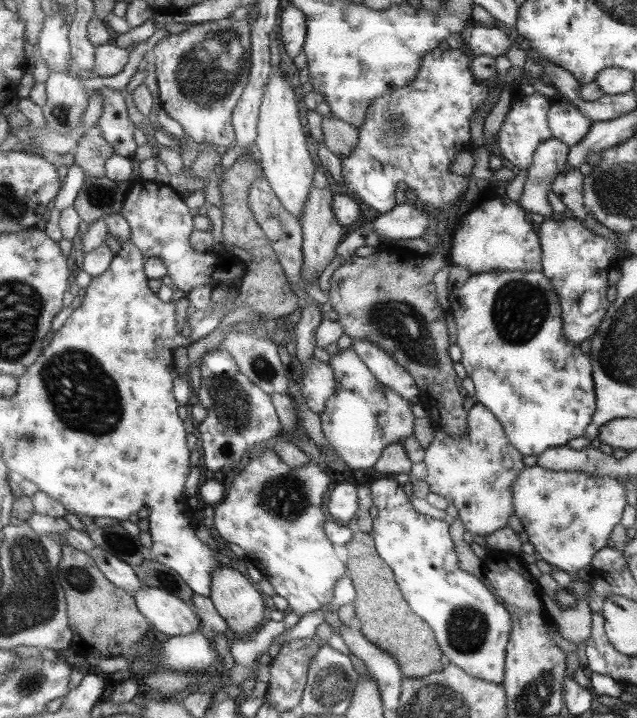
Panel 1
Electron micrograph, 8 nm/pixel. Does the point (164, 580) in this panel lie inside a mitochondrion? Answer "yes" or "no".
yes

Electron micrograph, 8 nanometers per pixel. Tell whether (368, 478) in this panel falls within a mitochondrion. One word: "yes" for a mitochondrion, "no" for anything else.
no

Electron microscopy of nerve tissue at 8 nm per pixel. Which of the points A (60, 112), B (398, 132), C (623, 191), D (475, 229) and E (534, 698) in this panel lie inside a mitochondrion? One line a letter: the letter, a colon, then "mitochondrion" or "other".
A: mitochondrion
B: mitochondrion
C: mitochondrion
D: other
E: mitochondrion

